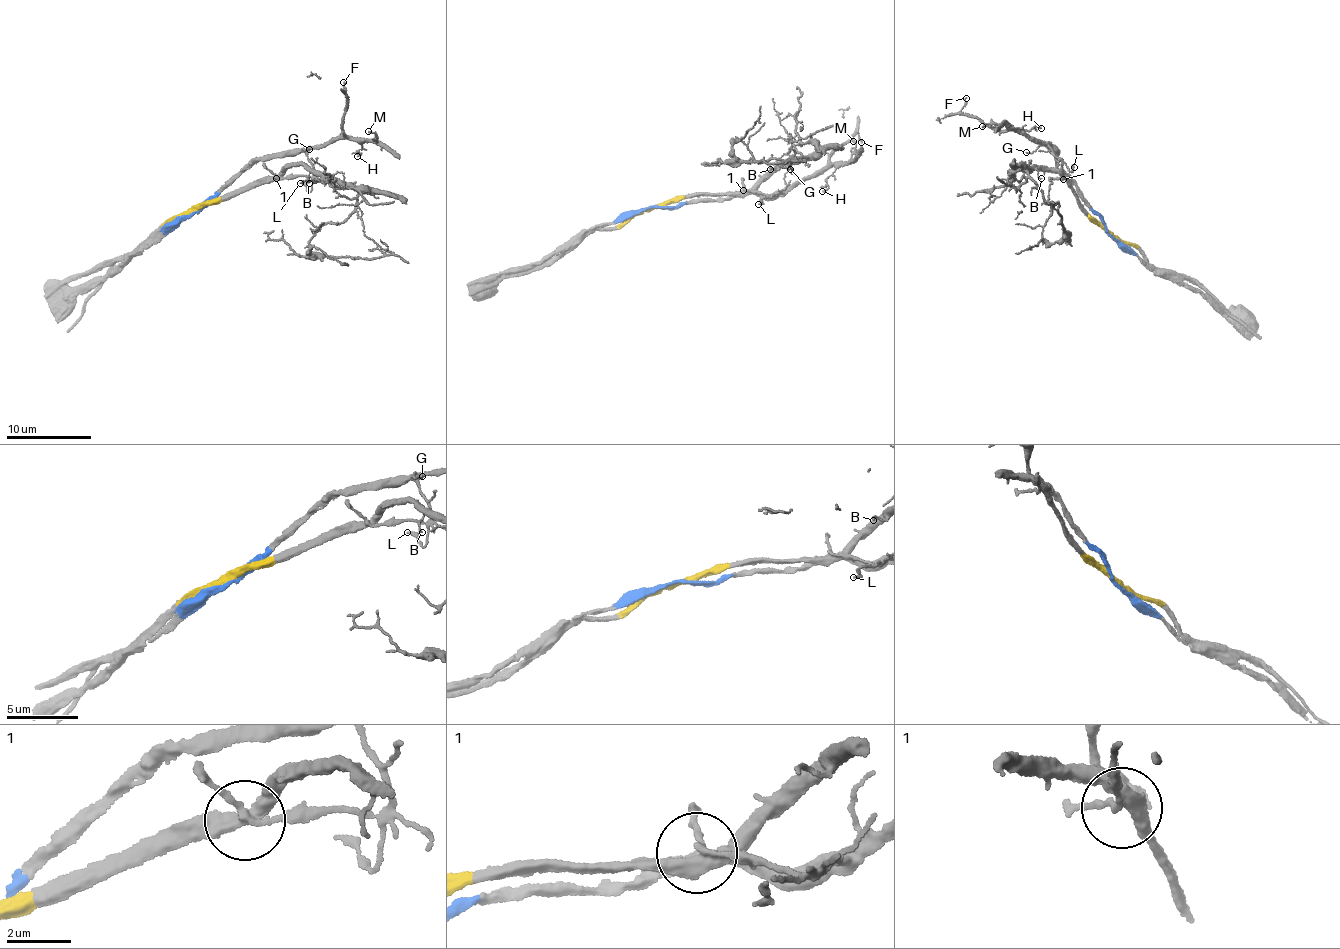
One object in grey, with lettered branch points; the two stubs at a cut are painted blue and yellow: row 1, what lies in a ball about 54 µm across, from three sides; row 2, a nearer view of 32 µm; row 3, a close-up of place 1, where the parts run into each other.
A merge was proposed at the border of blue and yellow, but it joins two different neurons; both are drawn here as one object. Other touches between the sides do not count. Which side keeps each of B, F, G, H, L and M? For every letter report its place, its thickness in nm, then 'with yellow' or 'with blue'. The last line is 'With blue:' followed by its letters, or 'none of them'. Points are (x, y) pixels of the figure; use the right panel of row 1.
B: place (1041, 178); calibre 110 nm; with yellow
F: place (966, 98); calibre 110 nm; with blue
G: place (1026, 152); calibre 80 nm; with blue
H: place (1041, 128); calibre 110 nm; with blue
L: place (1074, 167); calibre 180 nm; with blue
M: place (982, 126); calibre 130 nm; with blue
With blue: F, G, H, L, M

